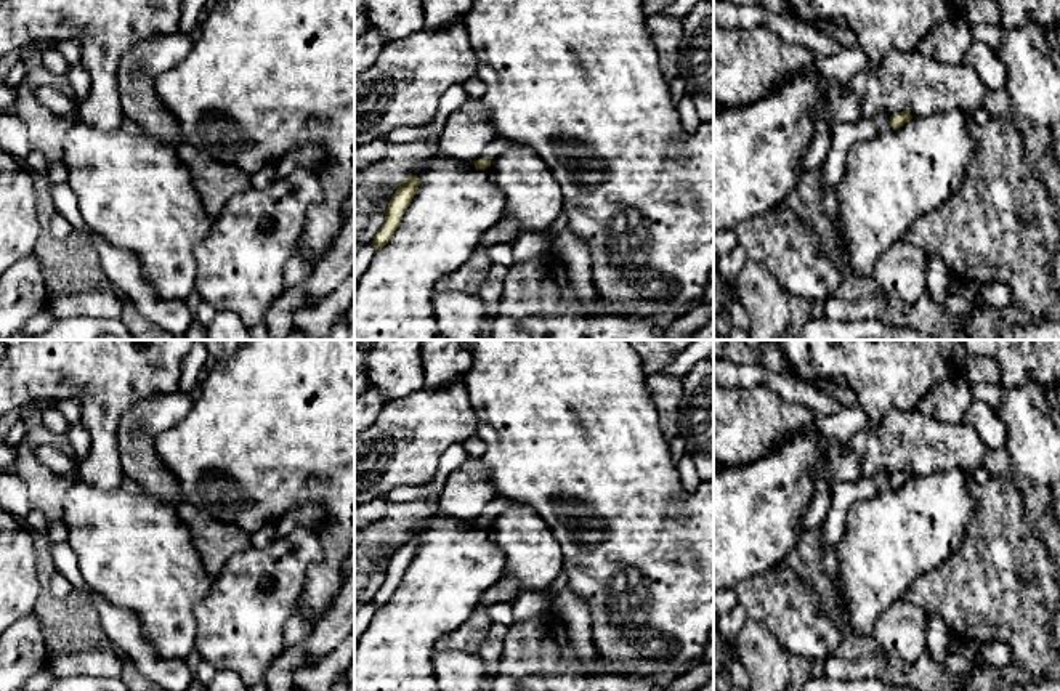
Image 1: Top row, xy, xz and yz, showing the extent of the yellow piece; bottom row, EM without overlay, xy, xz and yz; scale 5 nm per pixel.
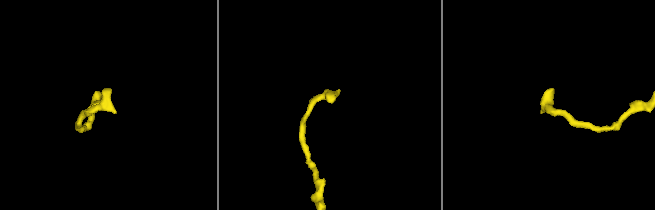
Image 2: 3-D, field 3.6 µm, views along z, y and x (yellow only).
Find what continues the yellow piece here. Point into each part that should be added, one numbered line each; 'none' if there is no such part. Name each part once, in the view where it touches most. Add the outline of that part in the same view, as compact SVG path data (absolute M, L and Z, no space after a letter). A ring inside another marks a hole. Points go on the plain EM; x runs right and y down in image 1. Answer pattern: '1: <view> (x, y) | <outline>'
1: xz (497, 505) | M497 495L489 503L486 503L483 516L492 521L496 516L502 515L512 505L515 505L513 500Z

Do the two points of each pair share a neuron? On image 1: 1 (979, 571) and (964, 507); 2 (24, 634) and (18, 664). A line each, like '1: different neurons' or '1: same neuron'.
1: different neurons
2: same neuron

